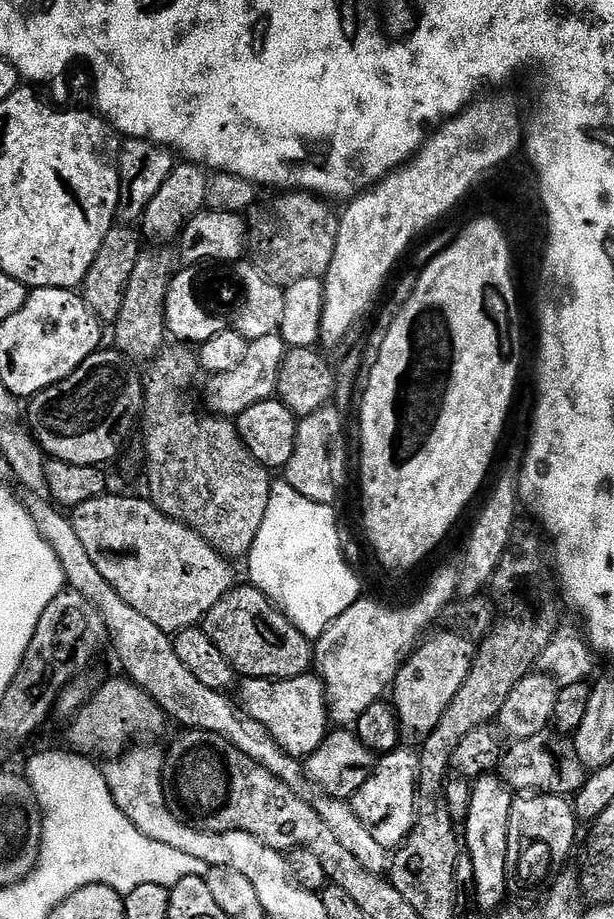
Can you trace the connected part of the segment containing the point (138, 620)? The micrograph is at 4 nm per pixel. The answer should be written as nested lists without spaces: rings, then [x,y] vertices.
[[[80,576],[72,588],[77,593],[81,592],[84,595],[82,597],[92,603],[94,608],[102,610],[103,621],[115,626],[112,632],[117,633],[116,644],[121,644],[115,659],[124,667],[123,675],[148,692],[150,698],[156,700],[166,715],[185,729],[213,732],[226,737],[238,750],[242,750],[252,760],[270,769],[279,780],[282,778],[282,770],[286,770],[288,776],[297,776],[302,771],[299,759],[288,756],[263,732],[251,726],[249,721],[237,712],[235,705],[232,706],[227,698],[222,696],[224,694],[217,689],[202,686],[202,682],[198,682],[198,678],[194,678],[194,674],[190,674],[190,670],[186,670],[182,662],[178,662],[166,640],[164,644],[165,637],[161,628],[154,626],[150,618],[138,614],[138,610],[130,607],[116,593],[114,586],[110,586],[110,582],[99,578],[93,581],[95,583],[91,583],[86,576]]]

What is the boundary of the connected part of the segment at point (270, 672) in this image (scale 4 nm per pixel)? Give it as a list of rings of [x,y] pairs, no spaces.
[[[252,586],[245,587],[238,589],[236,596],[225,594],[219,597],[207,609],[202,620],[205,634],[220,652],[221,659],[229,664],[233,673],[241,677],[277,681],[299,675],[302,672],[300,659],[304,656],[299,638],[292,632],[280,633],[278,629],[271,628],[260,613],[266,605],[260,592]]]

